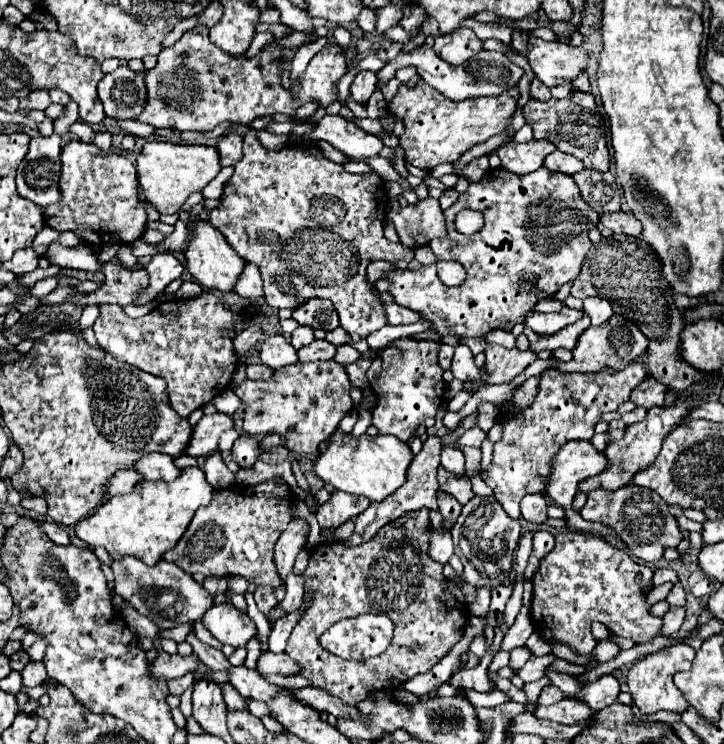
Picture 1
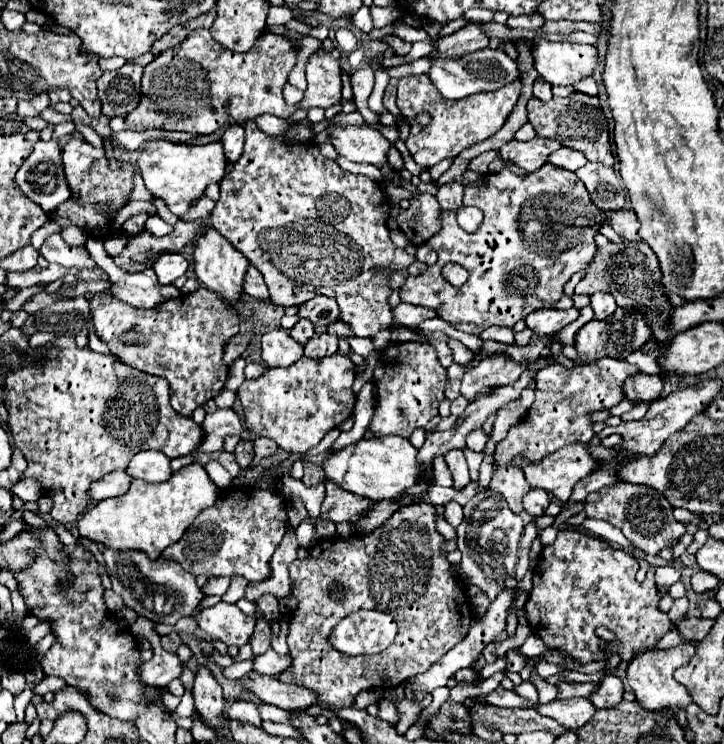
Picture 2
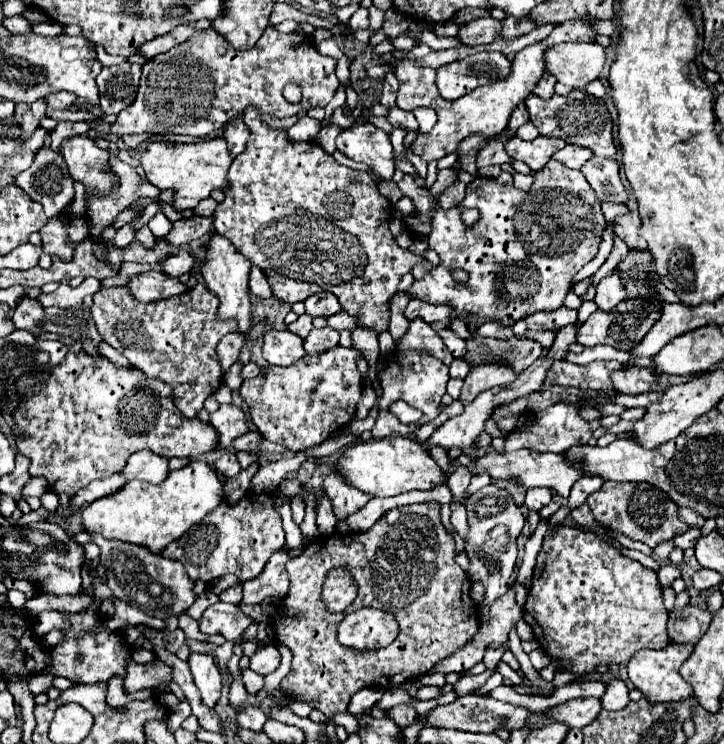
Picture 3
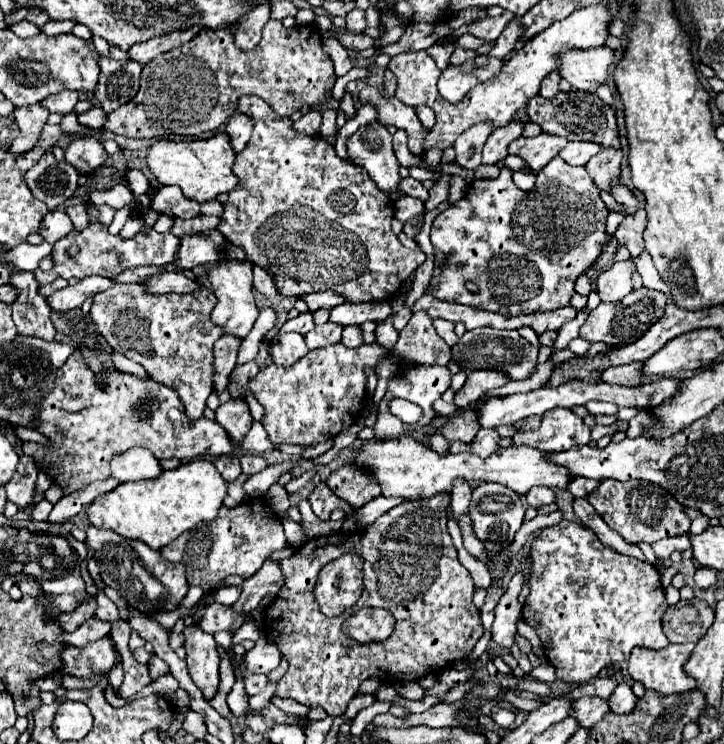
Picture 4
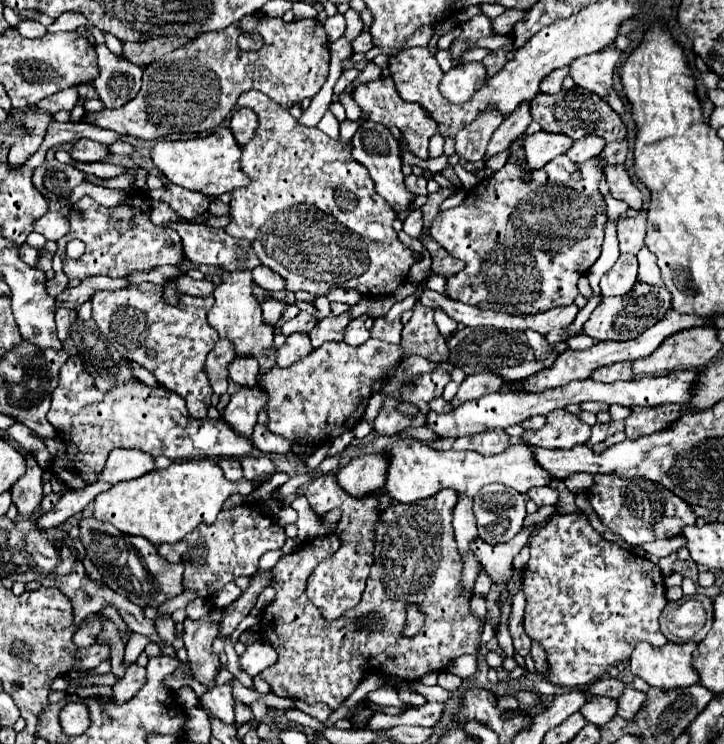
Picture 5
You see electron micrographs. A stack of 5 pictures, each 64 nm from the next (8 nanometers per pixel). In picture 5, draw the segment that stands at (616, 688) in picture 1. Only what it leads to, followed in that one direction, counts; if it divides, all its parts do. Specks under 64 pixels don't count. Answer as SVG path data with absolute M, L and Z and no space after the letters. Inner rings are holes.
M628 684L626 690L624 690L624 694L618 698L620 716L622 716L624 720L632 720L632 718L638 714L638 710L642 708L644 700L646 700L646 694L634 690L634 688Z

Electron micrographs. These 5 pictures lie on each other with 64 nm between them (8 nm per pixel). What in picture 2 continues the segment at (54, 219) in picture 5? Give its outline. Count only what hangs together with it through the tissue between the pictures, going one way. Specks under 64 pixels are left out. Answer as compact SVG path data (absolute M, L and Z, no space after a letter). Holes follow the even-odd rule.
M60 232L50 234L46 238L46 242L40 248L40 254L48 262L56 262L56 264L62 264L62 266L68 266L68 268L70 266L74 266L74 268L94 268L96 266L84 246L74 248L74 246L66 244Z

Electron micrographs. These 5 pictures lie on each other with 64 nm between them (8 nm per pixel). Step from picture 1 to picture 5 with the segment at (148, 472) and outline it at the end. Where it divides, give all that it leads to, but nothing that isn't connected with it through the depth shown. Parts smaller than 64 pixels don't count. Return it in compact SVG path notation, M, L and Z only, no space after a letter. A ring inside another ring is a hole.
M114 448L106 460L104 470L100 472L98 480L102 482L122 482L122 480L132 480L138 478L146 472L152 472L154 466L154 458L148 456L146 452L138 452L138 450L124 450L124 448Z

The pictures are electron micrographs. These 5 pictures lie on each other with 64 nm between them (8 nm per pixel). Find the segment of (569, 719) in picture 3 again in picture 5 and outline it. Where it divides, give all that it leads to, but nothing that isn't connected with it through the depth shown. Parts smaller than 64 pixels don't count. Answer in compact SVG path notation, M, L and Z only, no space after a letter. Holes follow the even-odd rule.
M598 696L596 700L584 704L584 710L580 712L592 724L608 724L618 714L618 700L608 696Z

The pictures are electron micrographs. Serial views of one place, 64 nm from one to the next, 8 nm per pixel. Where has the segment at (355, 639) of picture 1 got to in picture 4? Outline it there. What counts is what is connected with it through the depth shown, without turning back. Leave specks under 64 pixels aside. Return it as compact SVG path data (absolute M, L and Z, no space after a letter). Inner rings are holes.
M362 608L344 624L344 632L356 642L376 642L386 640L394 630L394 616L382 608Z

